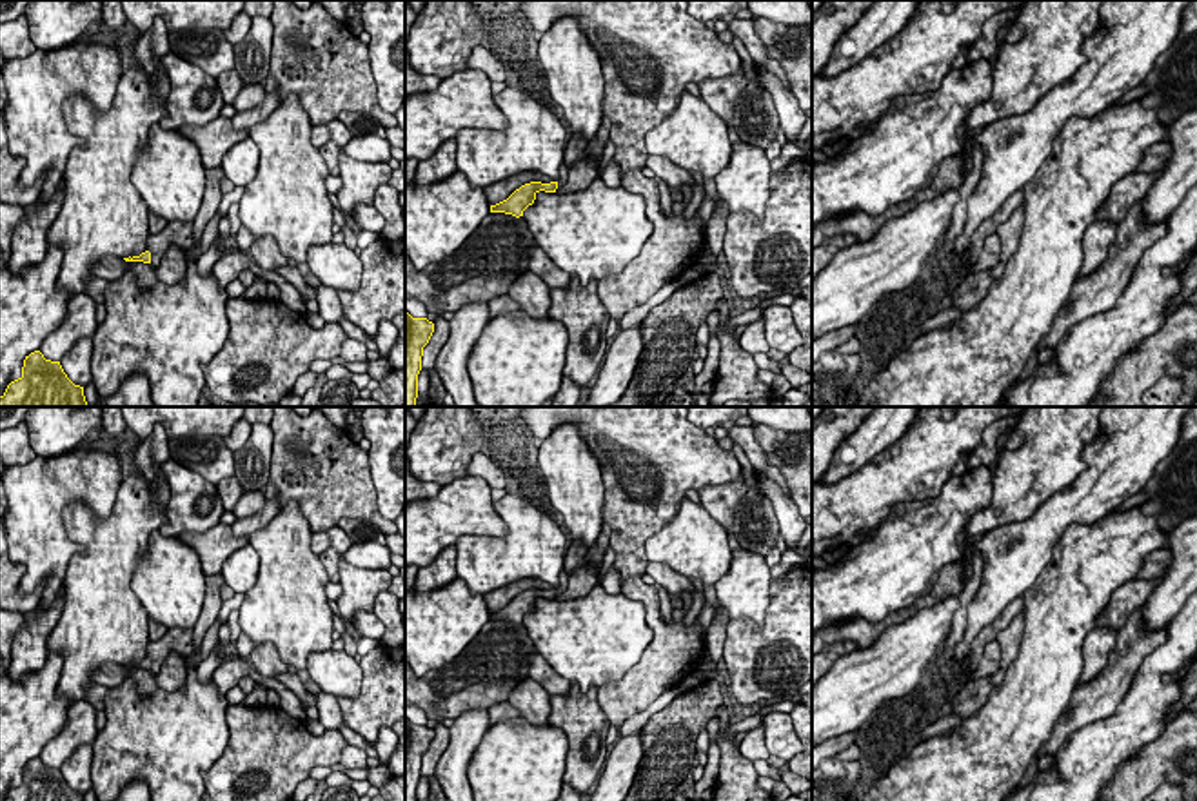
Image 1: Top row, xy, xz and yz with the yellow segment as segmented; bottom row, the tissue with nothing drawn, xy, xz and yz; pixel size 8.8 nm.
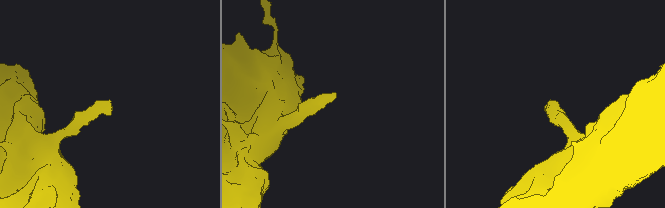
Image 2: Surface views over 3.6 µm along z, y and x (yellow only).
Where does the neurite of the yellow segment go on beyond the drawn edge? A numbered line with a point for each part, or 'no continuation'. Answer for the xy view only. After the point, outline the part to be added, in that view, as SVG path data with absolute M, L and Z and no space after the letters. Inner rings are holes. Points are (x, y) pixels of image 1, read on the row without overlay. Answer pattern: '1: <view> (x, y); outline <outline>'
1: xy (177, 640); outline M167 628L165 636L158 641L149 641L147 647L147 658L151 659L151 672L158 674L163 659L171 654L176 652L183 658L194 654L194 645L193 645L193 628L183 630L183 628Z

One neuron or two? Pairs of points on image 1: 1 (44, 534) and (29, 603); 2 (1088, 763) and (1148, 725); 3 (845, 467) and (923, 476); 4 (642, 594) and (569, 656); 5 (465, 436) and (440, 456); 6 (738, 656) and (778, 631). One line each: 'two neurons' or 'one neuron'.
1: two neurons
2: one neuron
3: two neurons
4: two neurons
5: one neuron
6: one neuron

